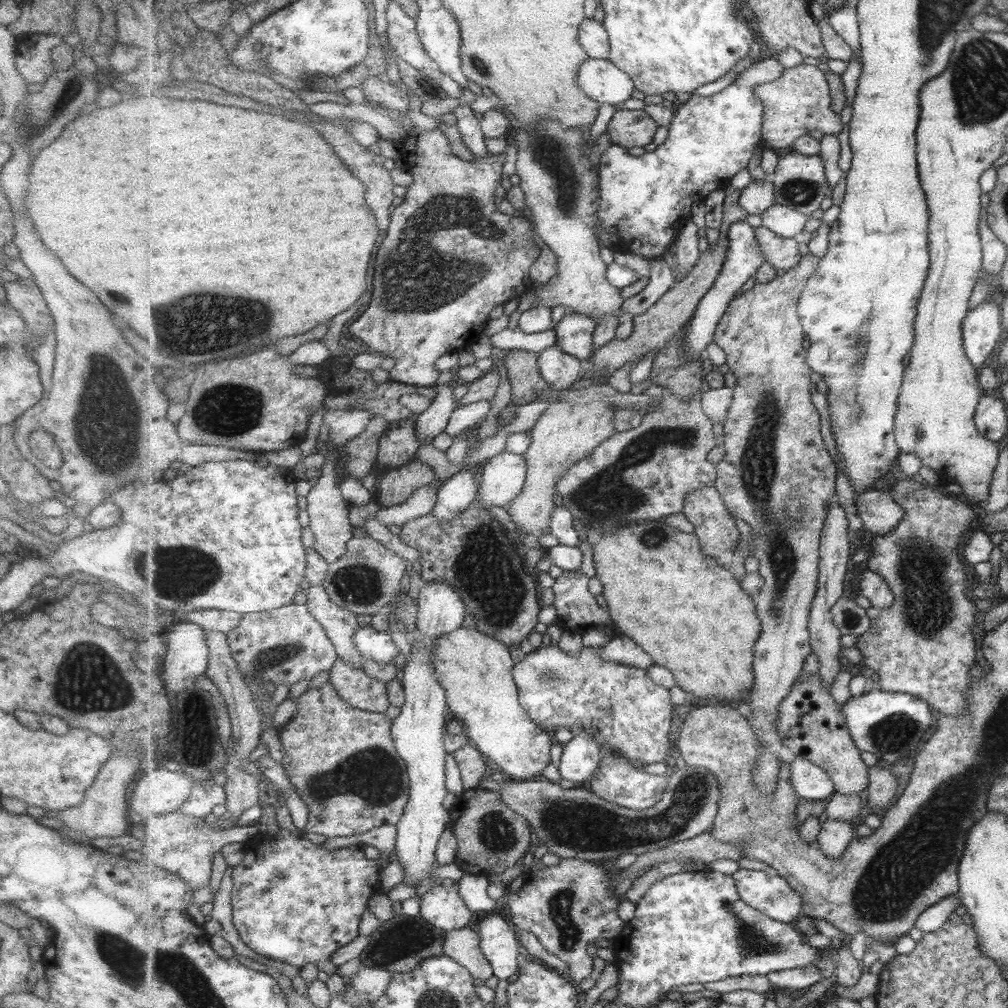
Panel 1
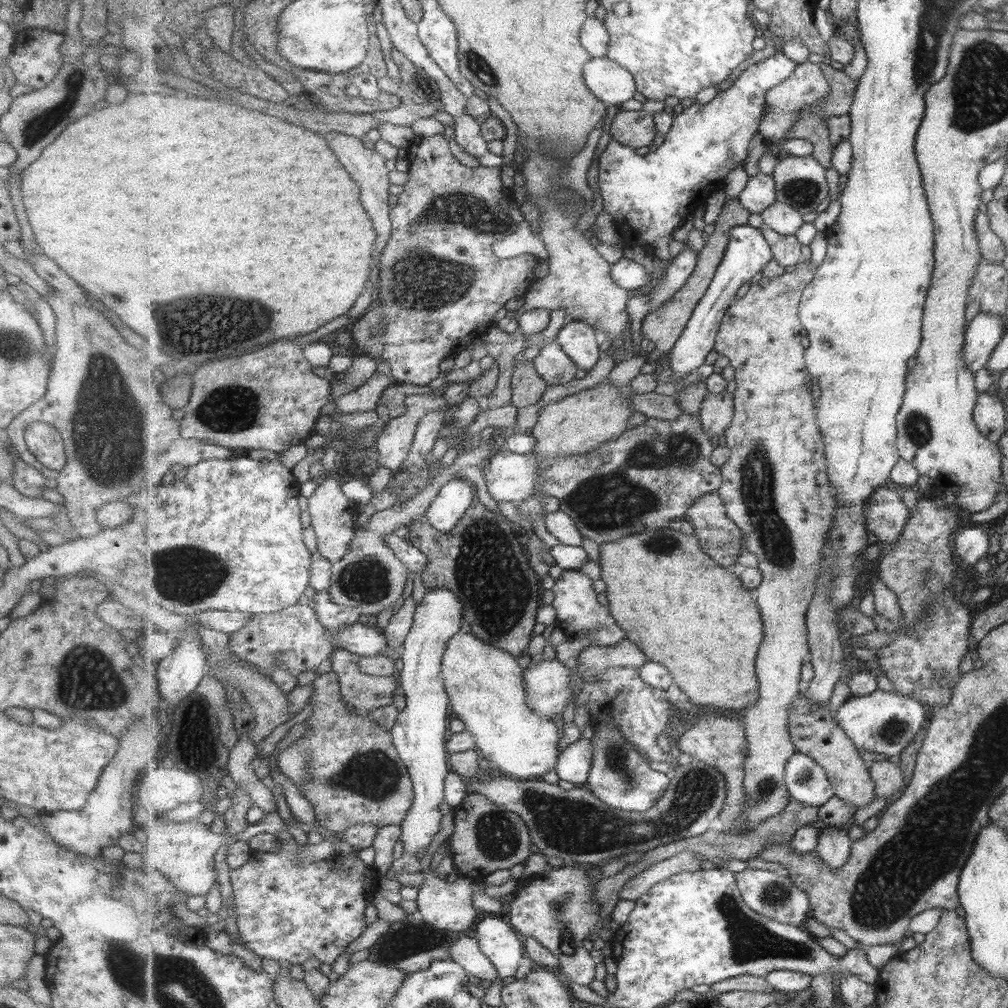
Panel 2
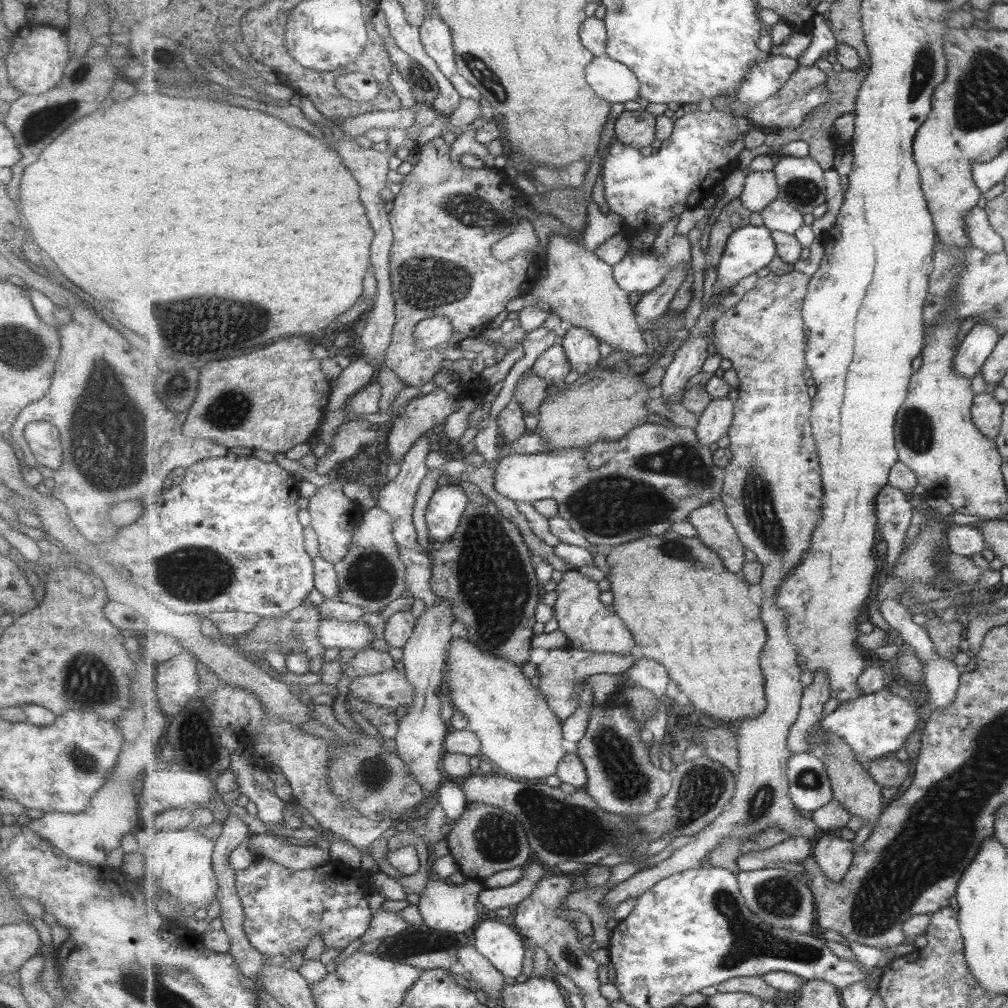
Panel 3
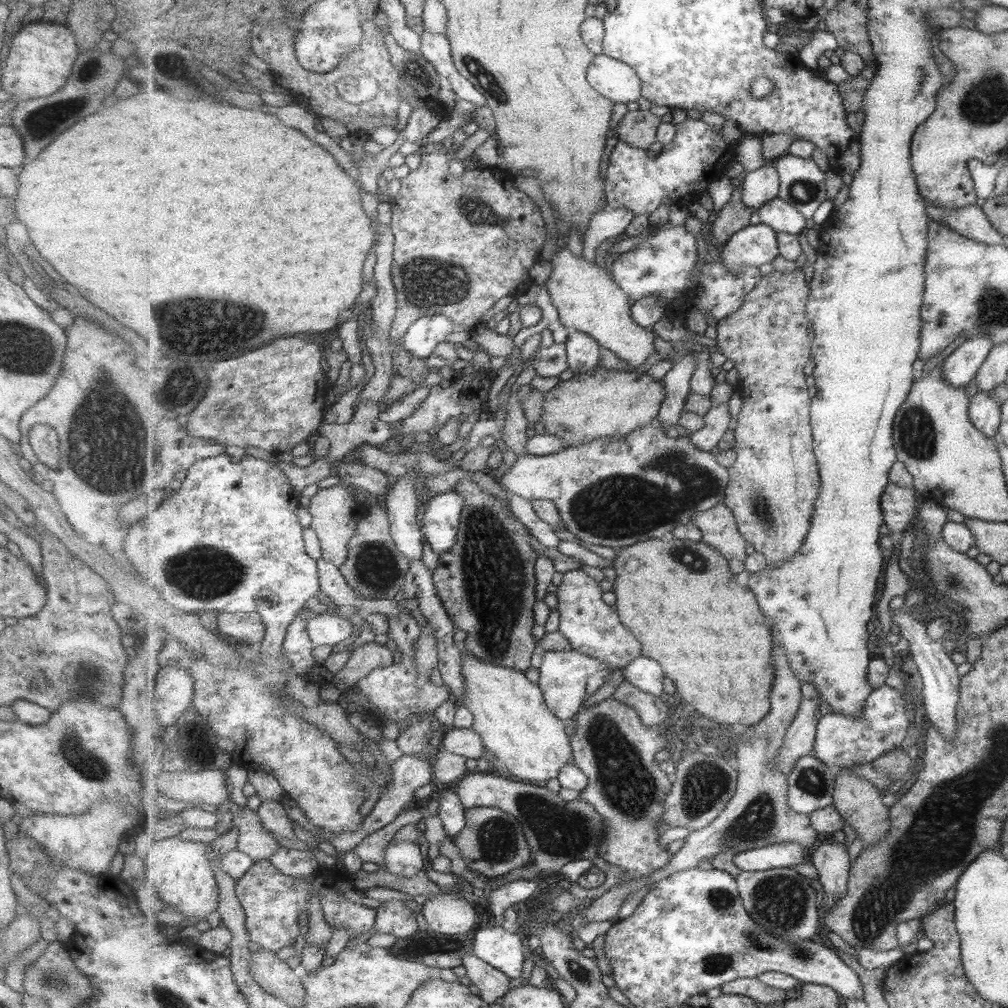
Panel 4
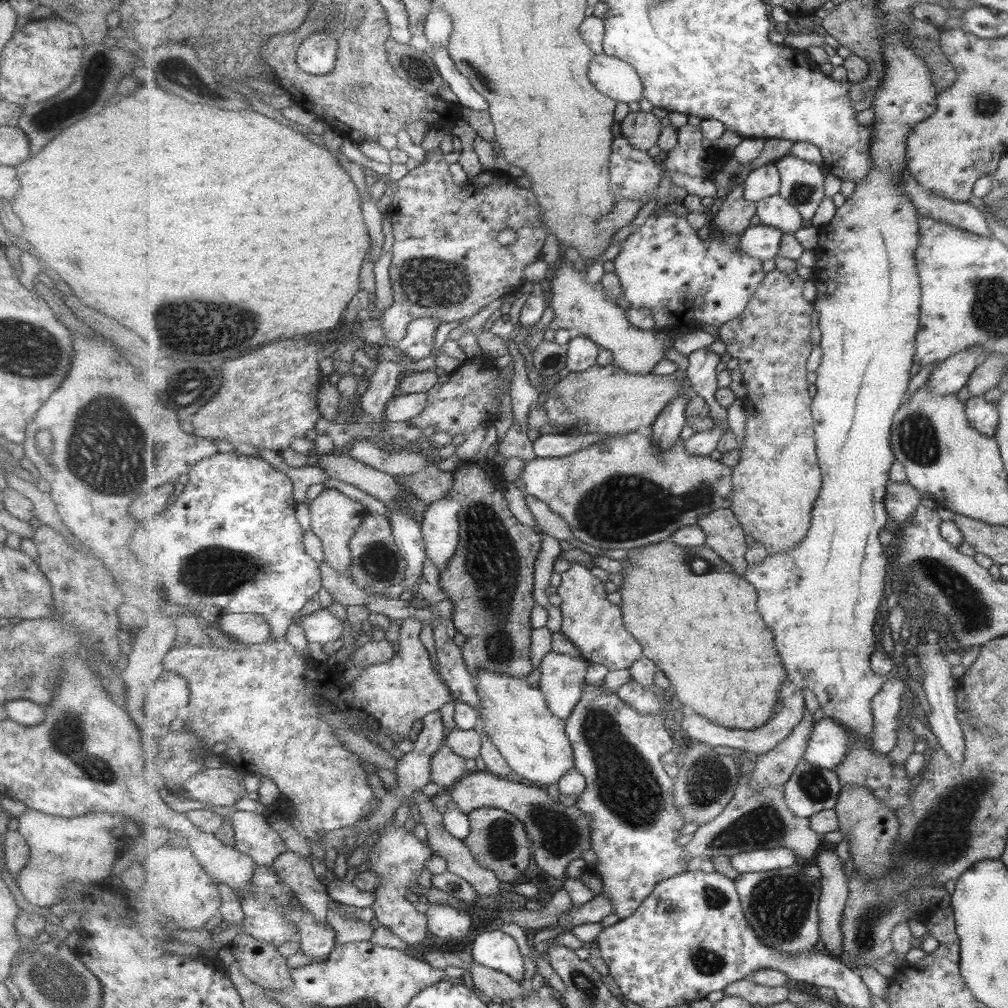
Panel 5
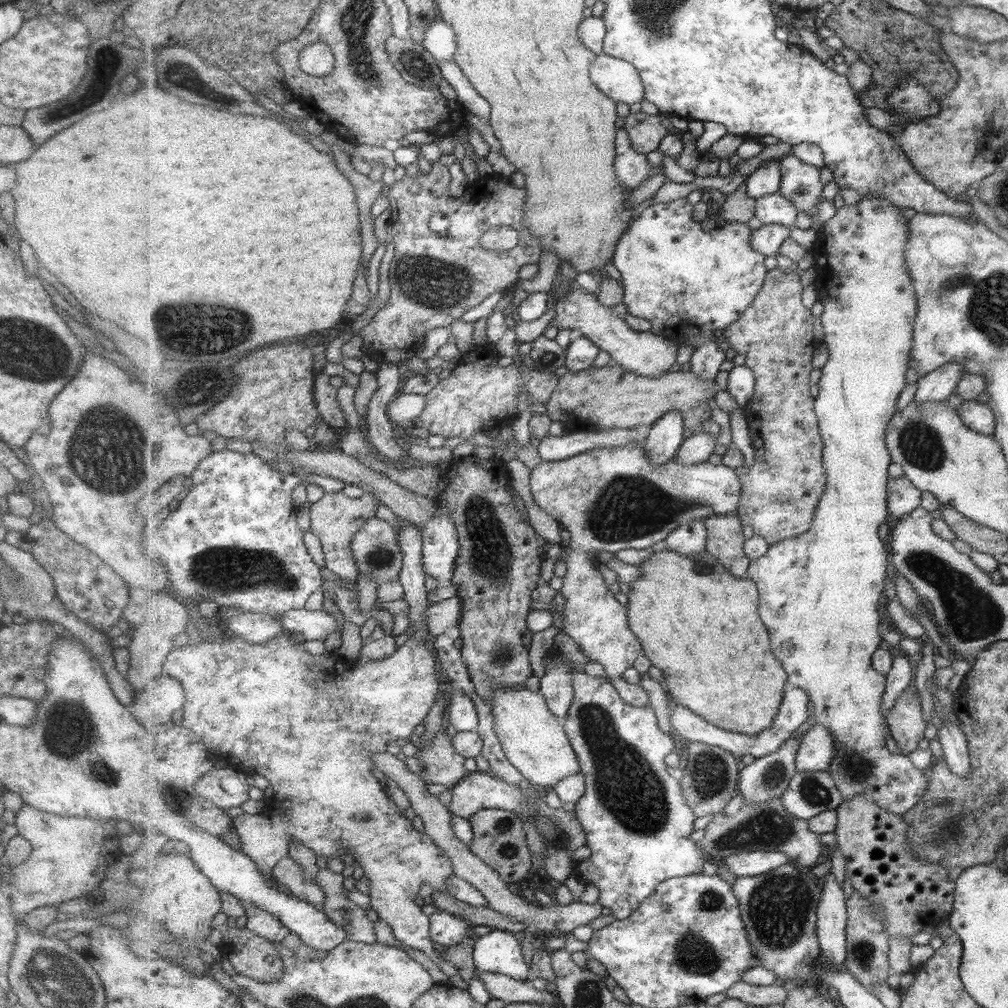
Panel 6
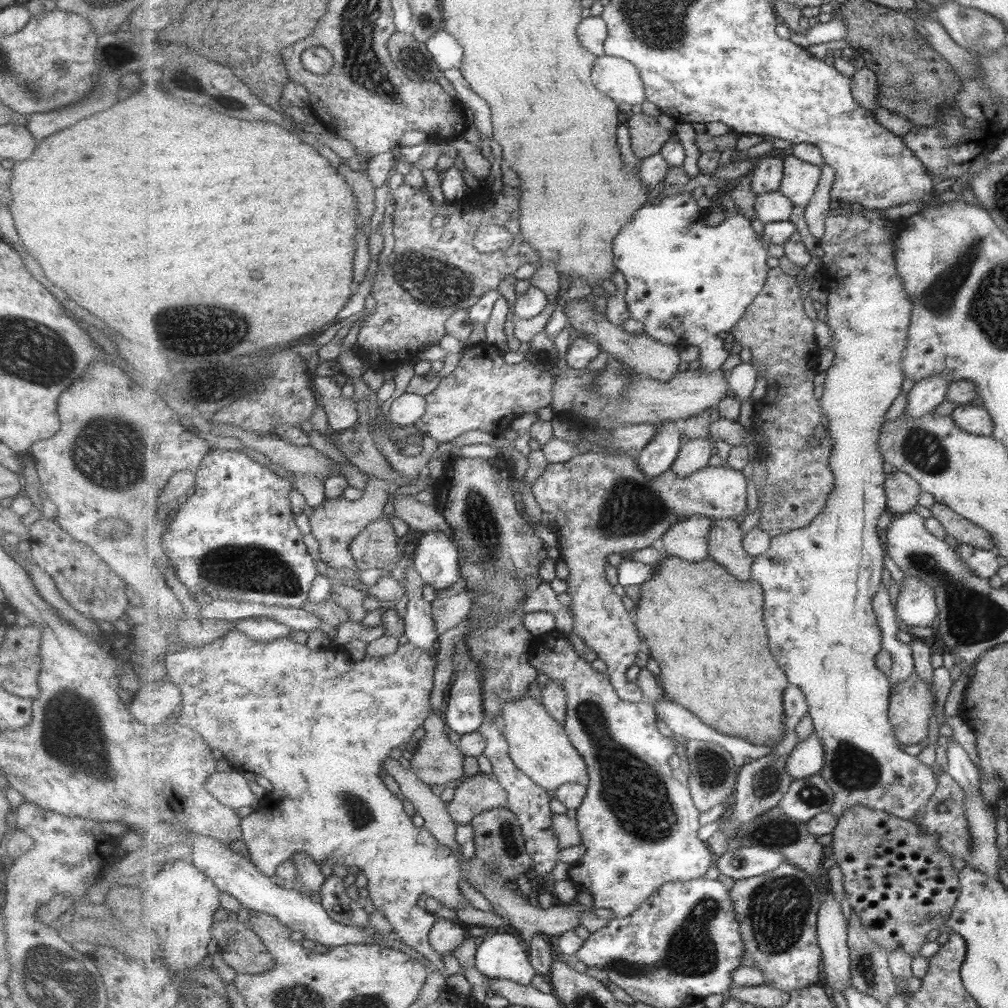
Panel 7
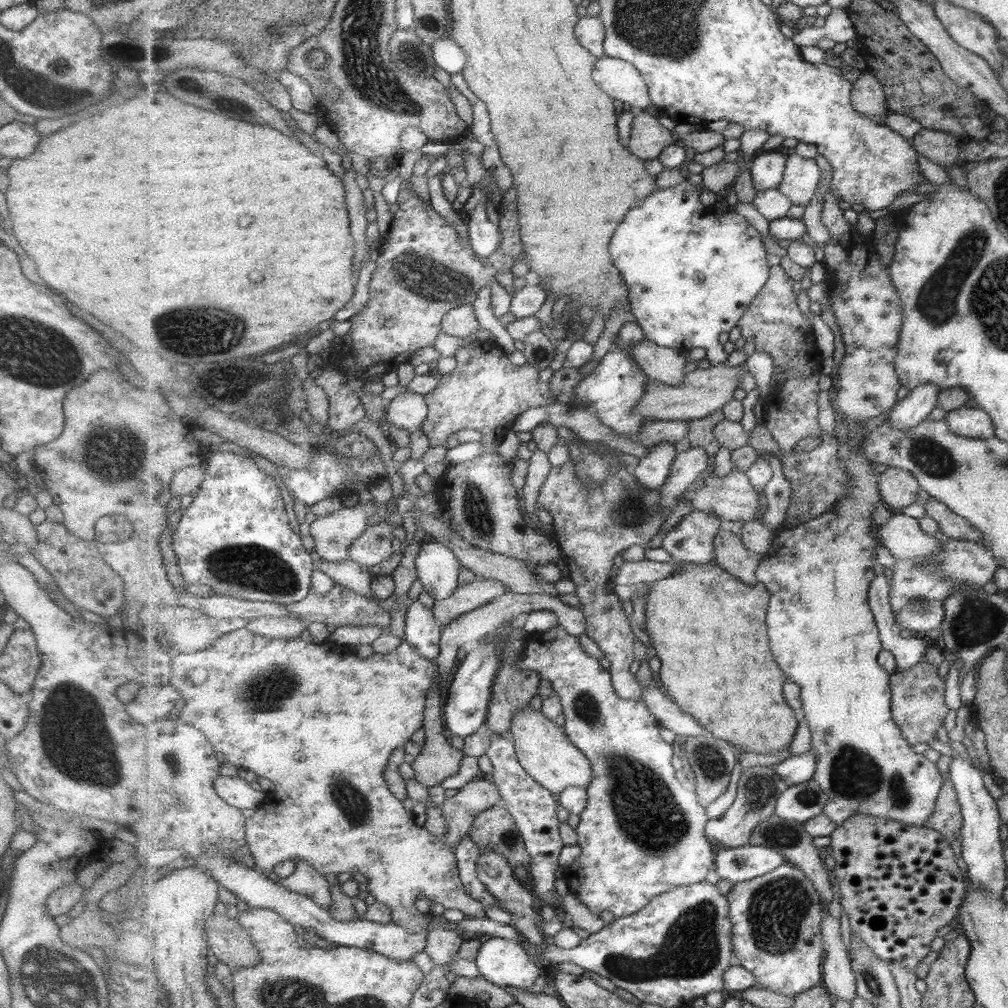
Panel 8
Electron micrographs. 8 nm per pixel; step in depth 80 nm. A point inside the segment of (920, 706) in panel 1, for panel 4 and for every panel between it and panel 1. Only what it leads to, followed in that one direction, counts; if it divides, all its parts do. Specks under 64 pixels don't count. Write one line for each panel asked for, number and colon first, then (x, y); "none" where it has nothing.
2: (884, 723)
3: (877, 725)
4: (843, 741)

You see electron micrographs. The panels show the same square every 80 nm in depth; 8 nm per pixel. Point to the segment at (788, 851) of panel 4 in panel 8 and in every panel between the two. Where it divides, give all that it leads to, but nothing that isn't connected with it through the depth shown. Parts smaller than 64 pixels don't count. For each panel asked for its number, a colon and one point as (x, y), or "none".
5: (766, 859)
6: (751, 862)
7: (751, 861)
8: (743, 863)

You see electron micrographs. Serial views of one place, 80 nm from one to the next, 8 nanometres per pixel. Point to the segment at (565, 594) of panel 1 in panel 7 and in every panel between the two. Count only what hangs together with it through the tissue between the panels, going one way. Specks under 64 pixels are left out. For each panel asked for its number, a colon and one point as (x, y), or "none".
2: (580, 615)
3: (589, 625)
4: (595, 628)
5: (596, 627)
6: (613, 498)
7: (602, 504)

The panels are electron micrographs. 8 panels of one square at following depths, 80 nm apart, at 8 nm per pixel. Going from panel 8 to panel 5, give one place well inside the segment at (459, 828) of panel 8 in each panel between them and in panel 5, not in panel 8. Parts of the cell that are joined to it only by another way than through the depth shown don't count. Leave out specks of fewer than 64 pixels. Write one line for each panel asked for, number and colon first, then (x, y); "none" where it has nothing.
5: (560, 834)
6: (478, 790)
7: (474, 795)

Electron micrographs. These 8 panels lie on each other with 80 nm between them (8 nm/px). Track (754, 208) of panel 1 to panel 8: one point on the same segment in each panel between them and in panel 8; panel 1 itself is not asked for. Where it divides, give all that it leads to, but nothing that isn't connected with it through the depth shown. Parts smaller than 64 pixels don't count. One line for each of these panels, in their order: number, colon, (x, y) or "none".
2: (760, 193)
3: (761, 189)
4: (761, 186)
5: (765, 182)
6: (767, 180)
7: (767, 177)
8: (767, 169)

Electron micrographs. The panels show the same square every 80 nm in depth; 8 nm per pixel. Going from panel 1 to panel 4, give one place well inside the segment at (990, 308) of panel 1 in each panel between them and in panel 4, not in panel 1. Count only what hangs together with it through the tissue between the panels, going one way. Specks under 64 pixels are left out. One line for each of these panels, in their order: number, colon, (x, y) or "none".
2: (984, 331)
3: (977, 345)
4: (960, 367)

